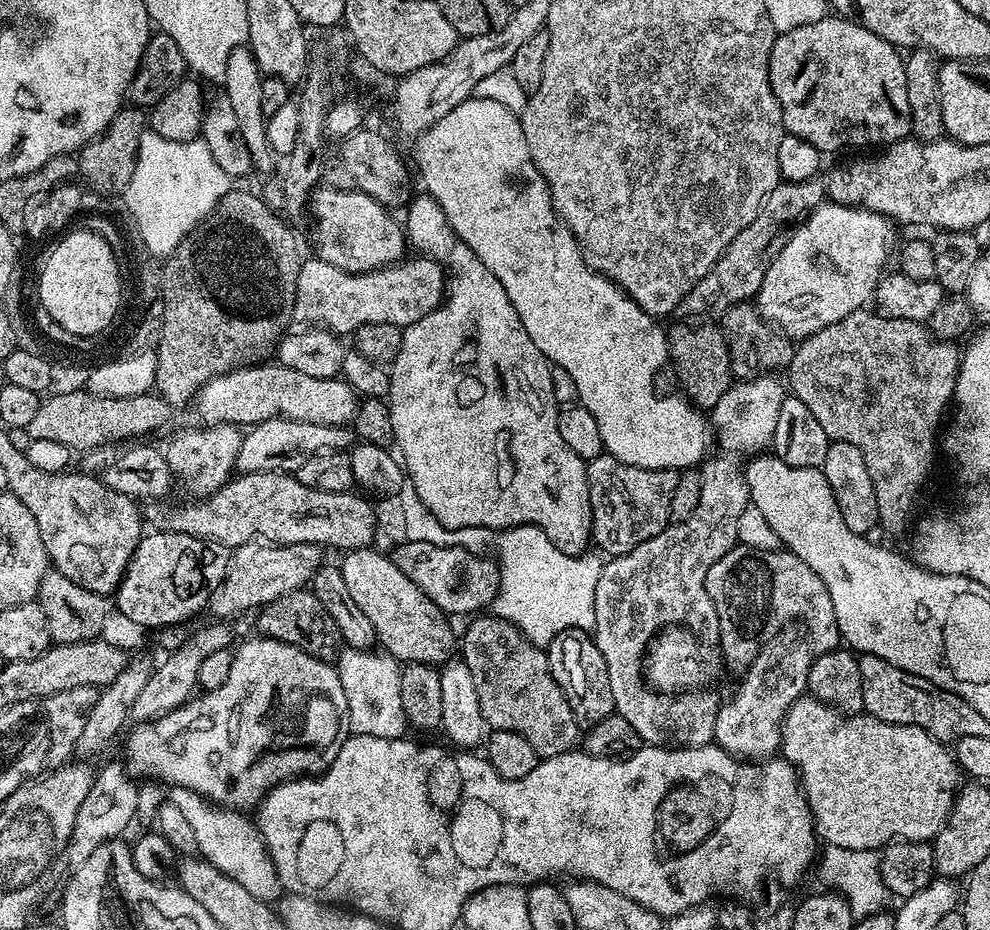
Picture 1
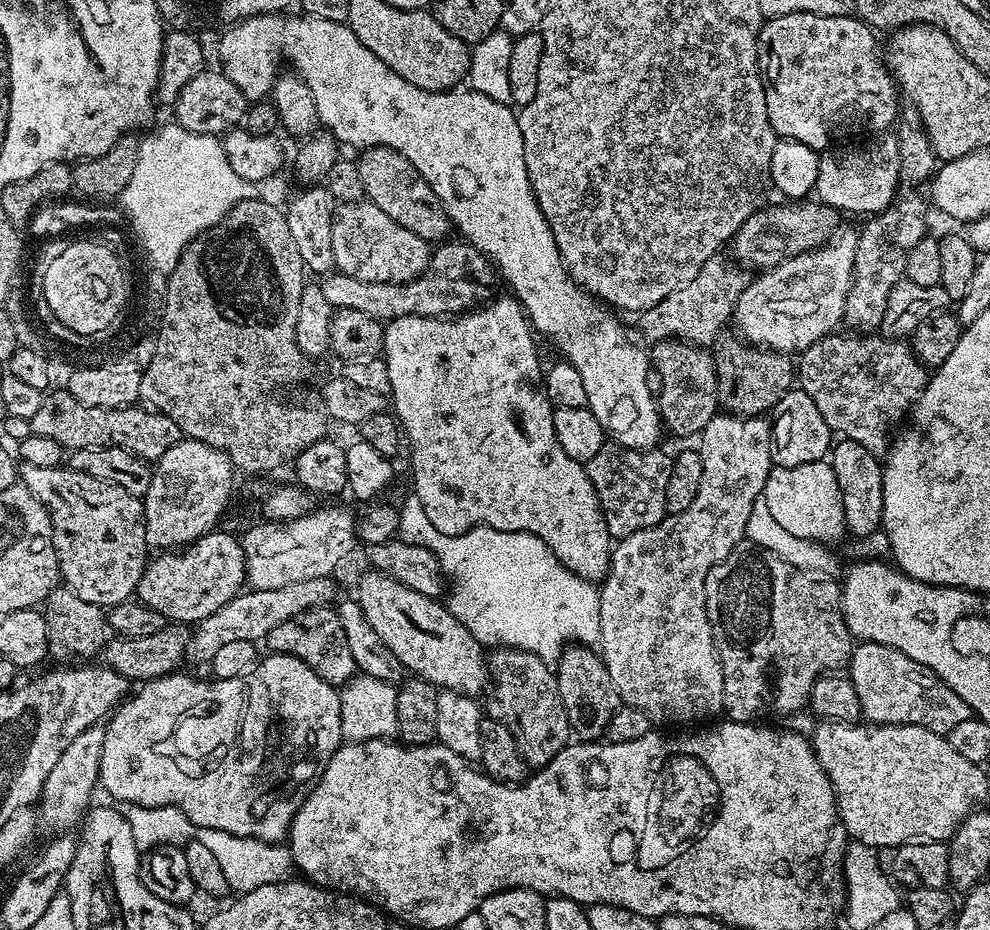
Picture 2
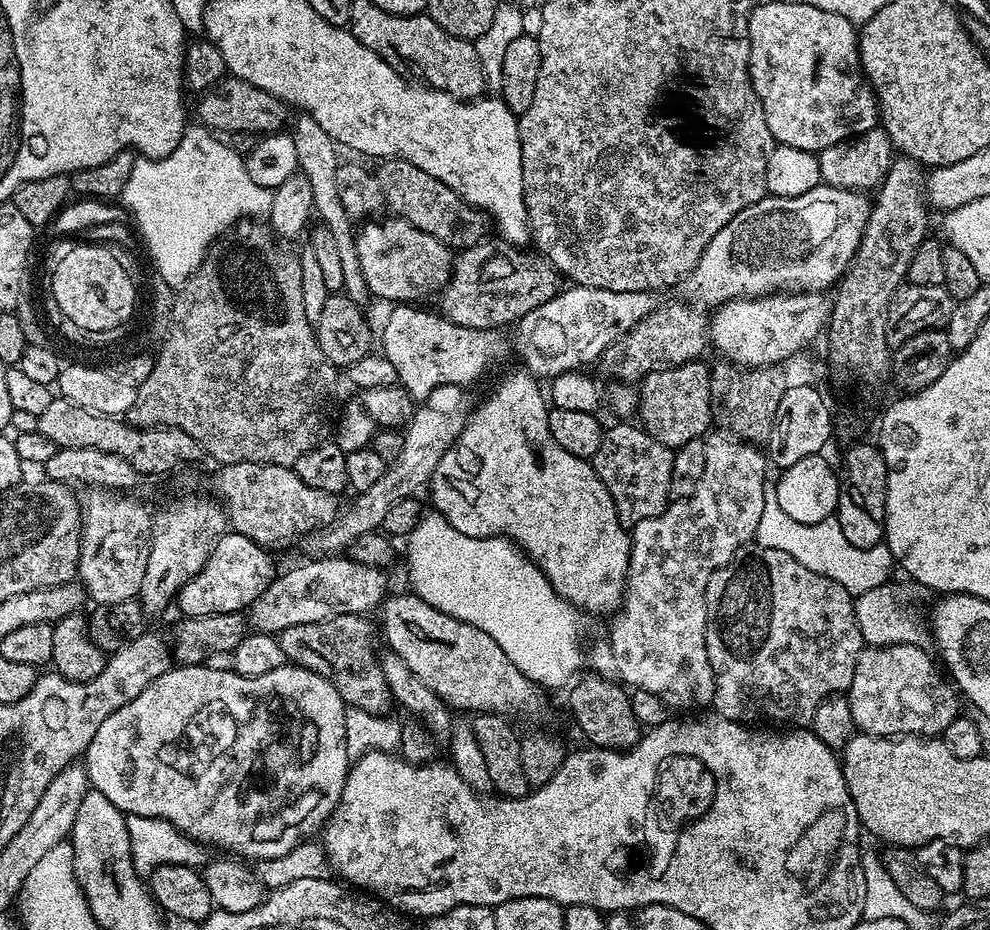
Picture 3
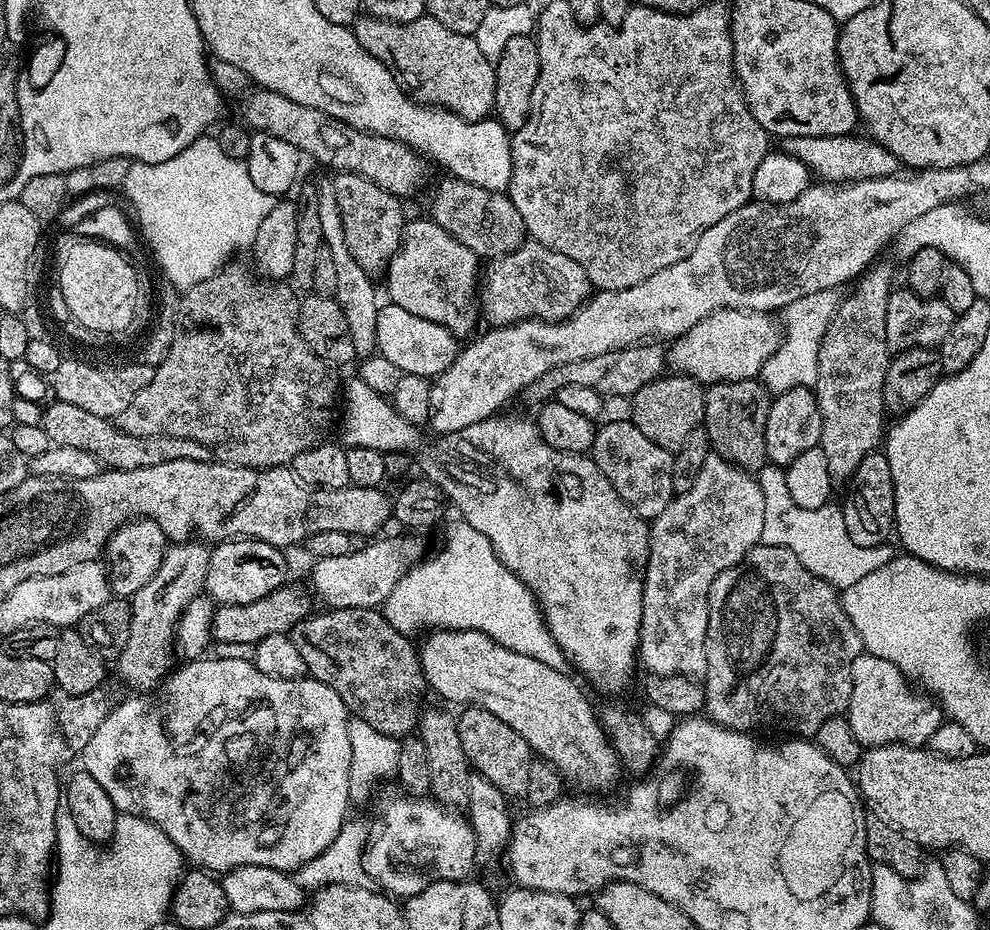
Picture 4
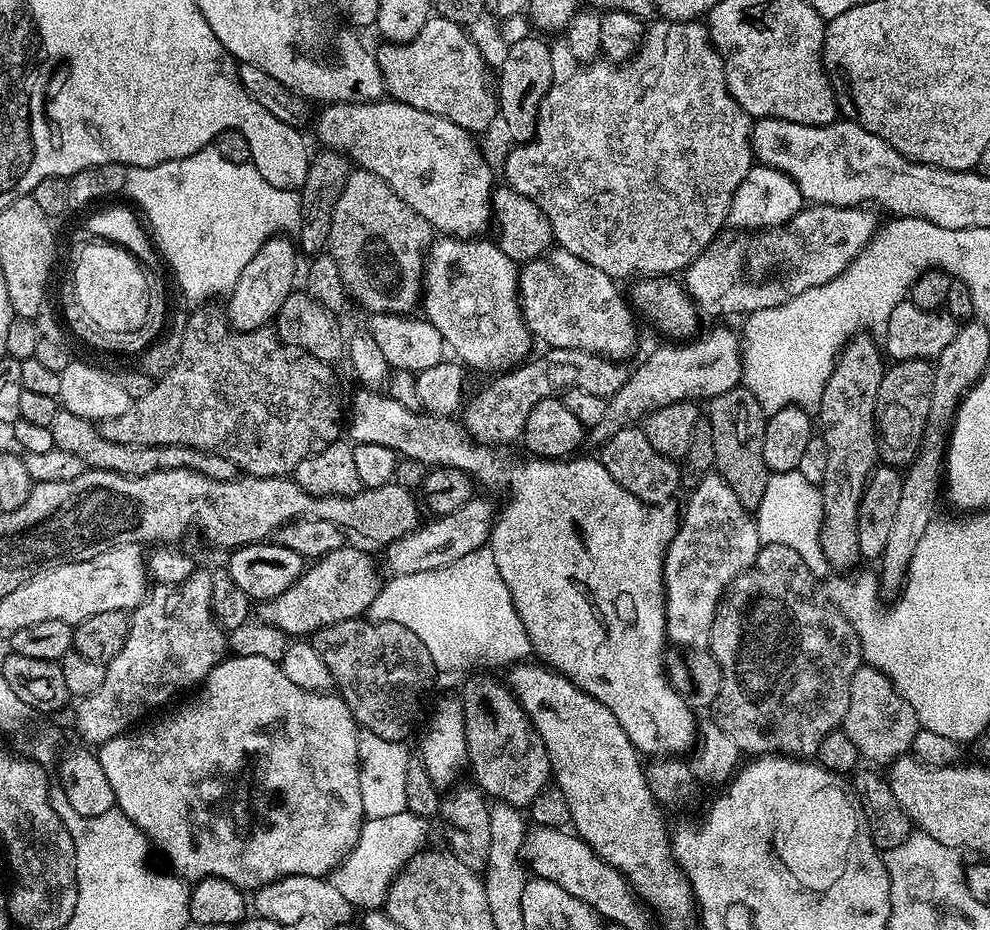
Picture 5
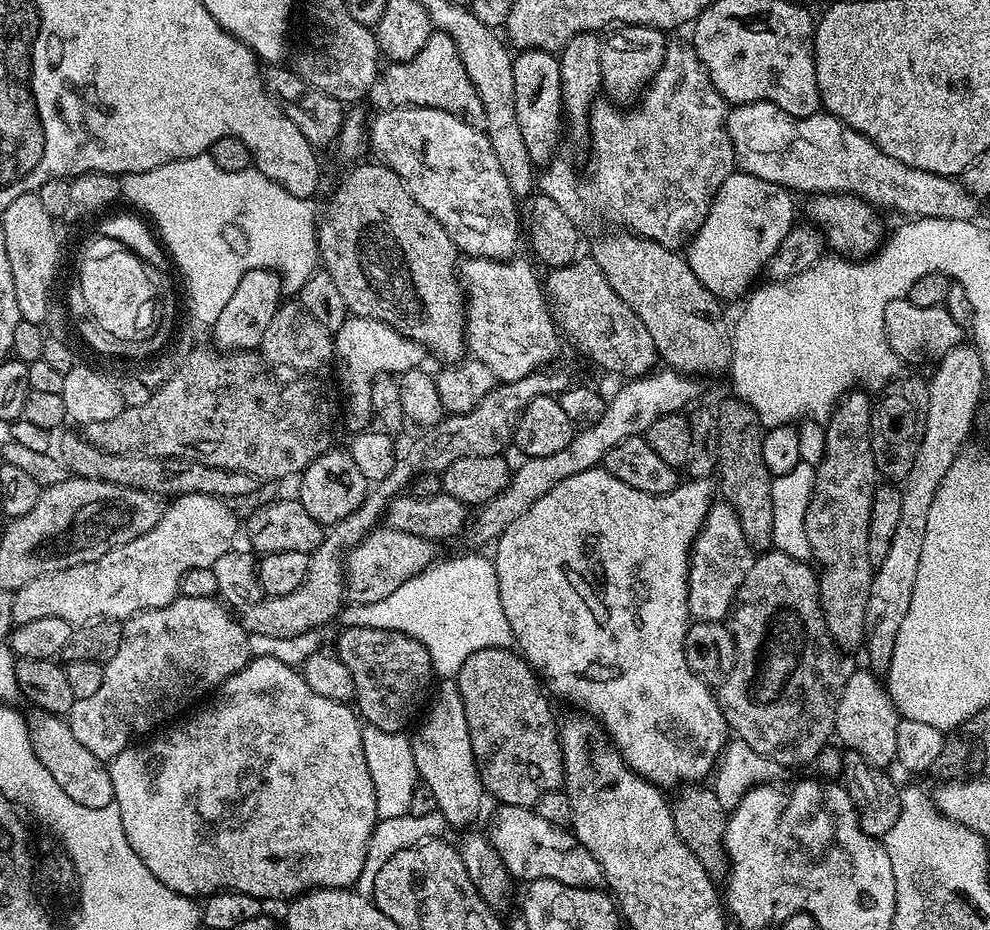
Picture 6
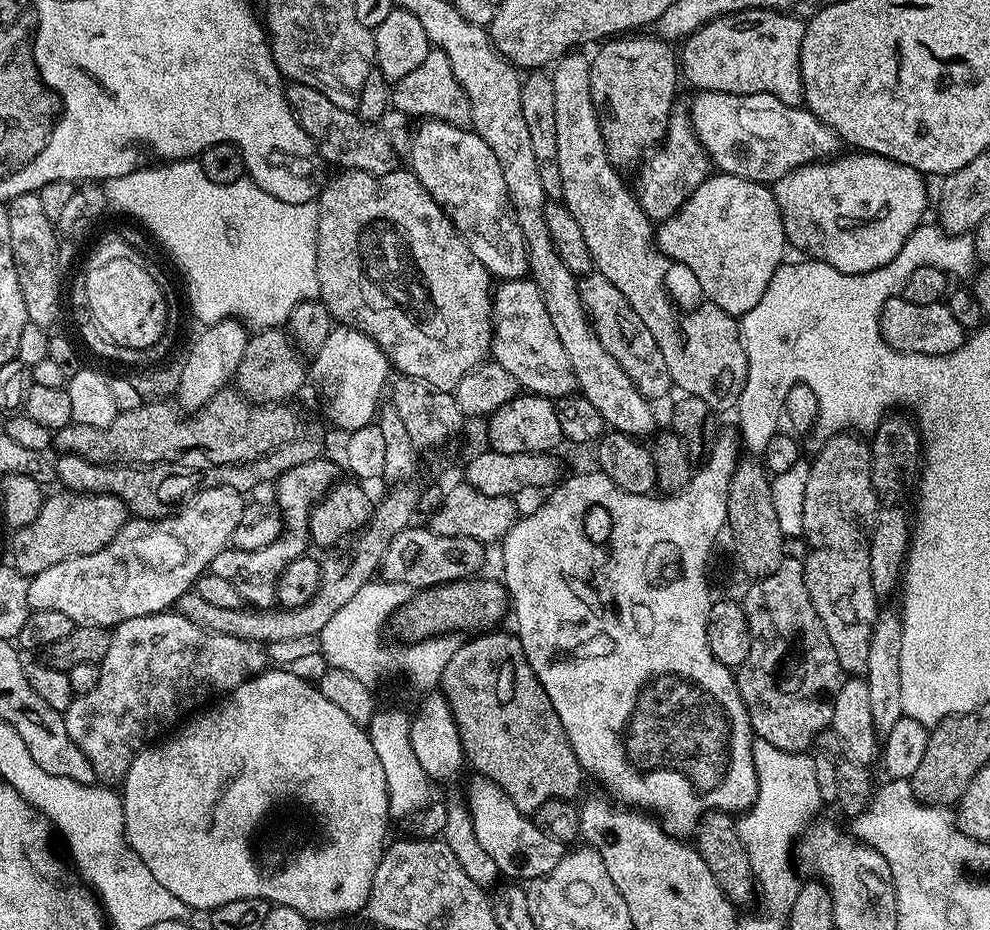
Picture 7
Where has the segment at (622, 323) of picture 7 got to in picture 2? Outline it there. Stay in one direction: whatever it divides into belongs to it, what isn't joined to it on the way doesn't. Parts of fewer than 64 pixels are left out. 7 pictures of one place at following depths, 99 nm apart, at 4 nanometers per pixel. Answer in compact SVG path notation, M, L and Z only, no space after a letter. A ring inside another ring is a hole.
M444 242L440 248L431 253L428 268L418 278L407 280L401 284L390 282L362 282L353 276L332 274L323 281L322 287L326 294L326 302L330 302L333 309L349 308L350 310L362 310L362 314L370 314L375 320L387 322L406 318L407 316L435 316L437 318L455 318L485 302L493 299L492 276L494 277L494 265L484 253L474 245L467 242L452 244Z

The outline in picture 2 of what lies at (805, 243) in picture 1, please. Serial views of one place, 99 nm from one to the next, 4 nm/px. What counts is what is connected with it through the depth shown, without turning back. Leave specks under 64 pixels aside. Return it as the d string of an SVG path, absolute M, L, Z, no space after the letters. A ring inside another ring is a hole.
M837 231L823 246L799 252L749 279L734 313L739 335L757 348L801 354L841 327L854 274L857 233Z

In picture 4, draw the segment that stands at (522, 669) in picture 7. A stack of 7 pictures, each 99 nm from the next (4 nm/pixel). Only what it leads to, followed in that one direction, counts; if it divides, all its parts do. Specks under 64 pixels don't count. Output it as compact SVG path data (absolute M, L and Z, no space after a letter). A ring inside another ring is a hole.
M468 706L461 712L464 713L459 713L456 725L458 738L462 738L462 750L466 750L469 765L479 776L486 778L486 782L498 786L498 790L502 790L504 796L523 797L534 759L534 753L526 738L522 738L518 730L510 730L510 726L506 726L502 718L490 714L490 710Z

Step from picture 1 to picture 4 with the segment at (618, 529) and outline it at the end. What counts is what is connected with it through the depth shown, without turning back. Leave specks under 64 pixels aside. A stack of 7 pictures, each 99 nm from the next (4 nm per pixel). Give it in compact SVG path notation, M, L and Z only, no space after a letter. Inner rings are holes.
M631 419L612 420L609 424L603 424L601 423L597 427L596 437L590 449L593 462L598 466L598 470L602 470L602 474L606 474L606 478L610 478L610 486L614 486L614 490L618 490L620 497L637 514L649 522L655 520L658 514L662 514L662 510L666 510L666 506L672 501L674 495L673 453L667 452L662 446L658 446L658 442L650 442L650 438L646 438L646 434L642 434L642 430L638 430L638 426L634 426Z

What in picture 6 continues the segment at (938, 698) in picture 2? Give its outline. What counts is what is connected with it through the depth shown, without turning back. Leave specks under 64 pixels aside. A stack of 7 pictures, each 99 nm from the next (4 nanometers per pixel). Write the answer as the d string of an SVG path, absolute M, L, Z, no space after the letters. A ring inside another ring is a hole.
M852 670L846 678L846 686L842 686L842 694L838 698L838 710L836 711L835 739L847 751L862 754L866 762L870 762L877 770L884 770L887 764L896 764L896 736L898 734L898 722L902 719L897 712L894 702L888 696L887 687L876 680L877 677L871 671L858 672Z

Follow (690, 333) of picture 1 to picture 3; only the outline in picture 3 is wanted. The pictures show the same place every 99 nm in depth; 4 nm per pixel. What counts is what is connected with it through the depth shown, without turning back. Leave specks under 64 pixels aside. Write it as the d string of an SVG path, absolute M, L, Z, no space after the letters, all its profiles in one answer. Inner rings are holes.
M691 360L644 377L638 384L639 416L639 427L667 448L675 450L686 446L686 442L701 439L709 431L707 428L711 429L714 424L710 406L709 365L704 365L700 360Z

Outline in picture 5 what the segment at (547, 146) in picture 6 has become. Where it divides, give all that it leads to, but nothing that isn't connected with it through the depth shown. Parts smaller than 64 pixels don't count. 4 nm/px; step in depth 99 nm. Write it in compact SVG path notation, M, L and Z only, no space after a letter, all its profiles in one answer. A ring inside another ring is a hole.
M529 34L518 42L507 45L508 57L500 64L500 88L498 84L498 116L504 120L504 128L508 136L516 144L525 144L532 140L536 133L536 123L540 121L540 104L544 100L546 90L550 90L552 70L550 68L550 44L549 41L539 40L536 34Z

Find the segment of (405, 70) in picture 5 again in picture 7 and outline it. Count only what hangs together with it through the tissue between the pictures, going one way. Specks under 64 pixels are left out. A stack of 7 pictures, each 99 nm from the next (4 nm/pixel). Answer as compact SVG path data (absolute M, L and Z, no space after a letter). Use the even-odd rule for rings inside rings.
M432 48L415 70L410 70L406 78L391 85L390 104L395 111L397 108L404 116L420 116L421 121L441 120L450 126L472 128L470 98L466 98L466 90L462 90L458 78L454 78L450 58L446 58L441 48Z

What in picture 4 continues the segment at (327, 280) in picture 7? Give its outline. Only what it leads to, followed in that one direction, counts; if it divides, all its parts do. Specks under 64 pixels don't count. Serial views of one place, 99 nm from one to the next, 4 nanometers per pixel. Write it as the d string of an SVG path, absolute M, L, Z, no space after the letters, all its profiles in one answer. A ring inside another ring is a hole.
M353 172L335 173L332 185L338 198L338 208L342 210L346 246L350 246L350 254L354 254L362 270L369 274L383 273L392 256L400 248L400 240L404 237L406 215L404 216L403 210L400 209L401 197L382 190L382 186Z

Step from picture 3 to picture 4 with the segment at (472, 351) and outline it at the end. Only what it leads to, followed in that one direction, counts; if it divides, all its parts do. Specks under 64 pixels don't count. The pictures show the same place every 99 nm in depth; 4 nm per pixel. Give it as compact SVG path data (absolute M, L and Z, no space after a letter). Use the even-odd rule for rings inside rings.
M380 304L376 352L390 358L390 362L398 366L400 373L409 372L425 378L441 376L450 366L450 362L454 362L457 351L457 337L450 330L446 330L446 326L438 326L438 322L418 318L418 314L410 314L410 310L402 310L402 306L397 304Z

